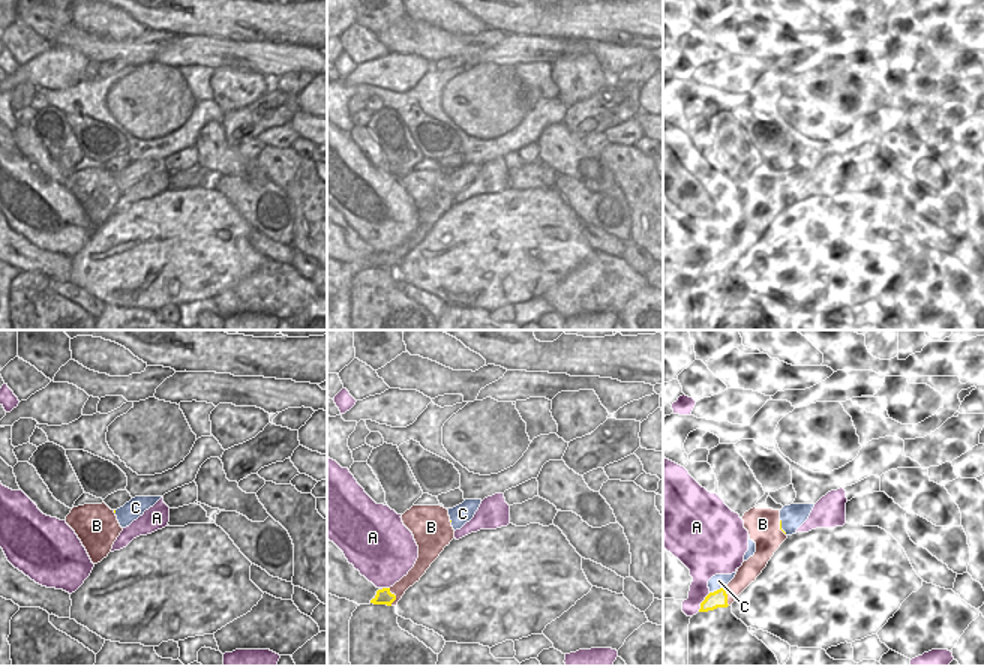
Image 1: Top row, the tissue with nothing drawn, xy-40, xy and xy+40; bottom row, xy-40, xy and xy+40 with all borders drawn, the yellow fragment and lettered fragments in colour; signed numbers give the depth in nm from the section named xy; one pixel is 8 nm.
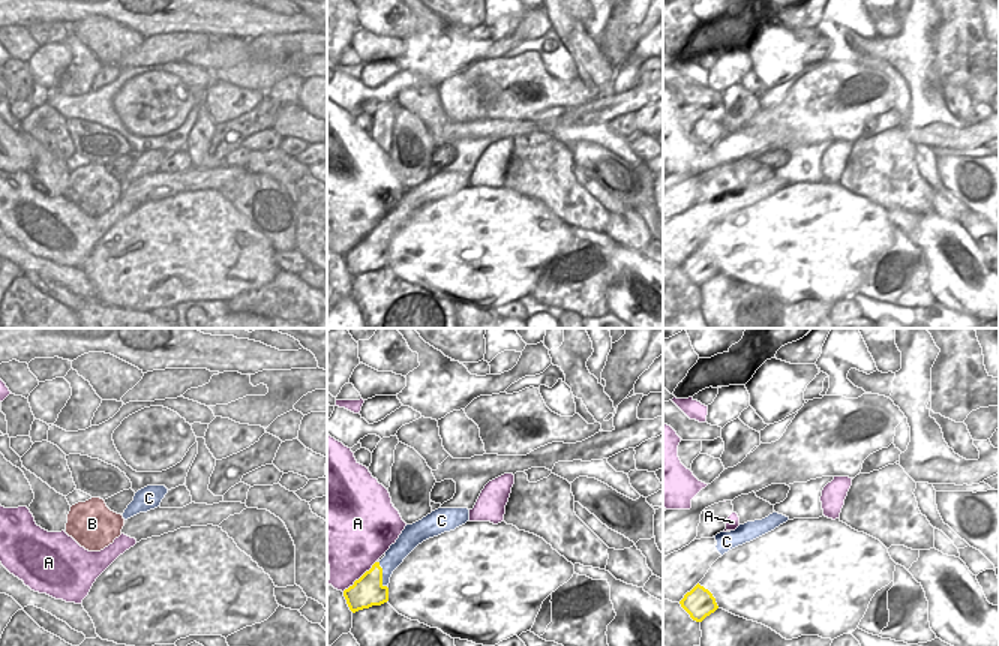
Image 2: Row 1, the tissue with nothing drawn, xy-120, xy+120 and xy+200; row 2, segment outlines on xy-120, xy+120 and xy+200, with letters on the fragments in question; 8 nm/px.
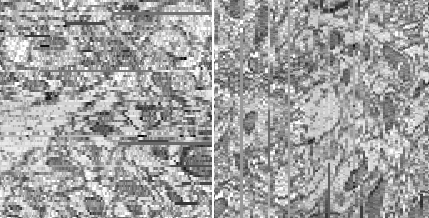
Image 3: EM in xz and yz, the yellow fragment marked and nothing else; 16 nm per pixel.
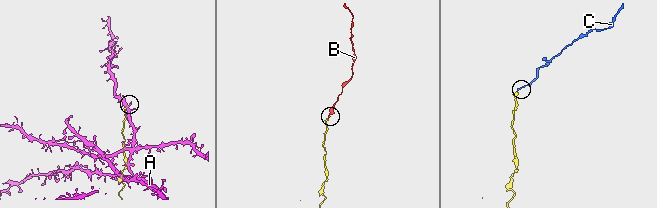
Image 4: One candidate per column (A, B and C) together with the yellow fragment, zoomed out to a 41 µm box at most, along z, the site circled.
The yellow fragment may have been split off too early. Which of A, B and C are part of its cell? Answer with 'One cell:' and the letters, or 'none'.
One cell: B

